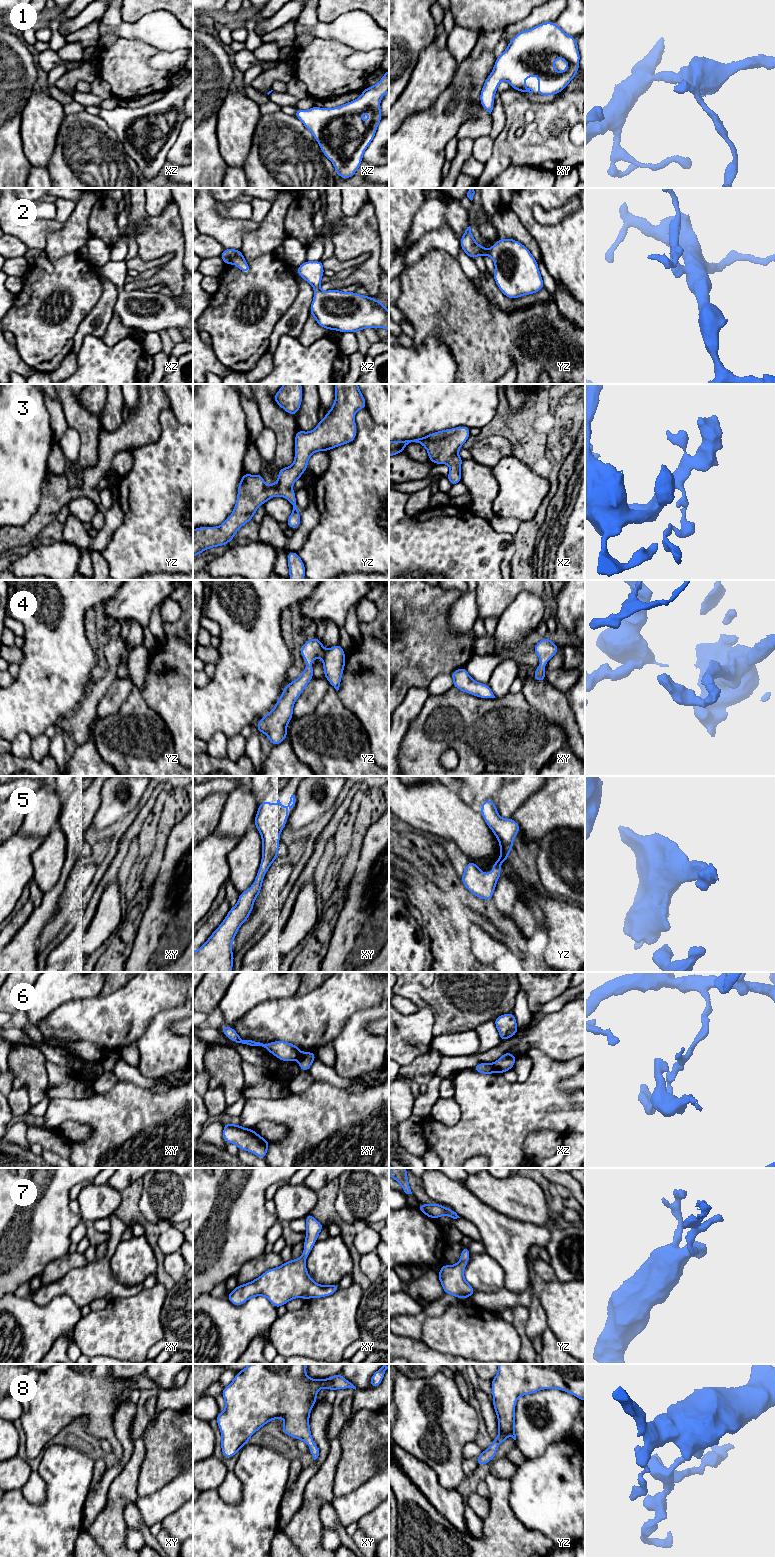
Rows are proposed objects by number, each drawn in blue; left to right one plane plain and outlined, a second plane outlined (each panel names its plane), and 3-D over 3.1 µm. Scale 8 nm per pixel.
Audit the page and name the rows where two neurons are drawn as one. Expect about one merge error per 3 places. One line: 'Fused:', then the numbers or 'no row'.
Fused: 6

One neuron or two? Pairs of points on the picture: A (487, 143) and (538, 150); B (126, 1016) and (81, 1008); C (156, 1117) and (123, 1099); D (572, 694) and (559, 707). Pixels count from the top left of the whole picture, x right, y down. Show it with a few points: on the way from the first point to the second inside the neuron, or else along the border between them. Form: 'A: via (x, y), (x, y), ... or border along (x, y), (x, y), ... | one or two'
A: border along (494, 140), (492, 154), (485, 163) | two
B: via (115, 1016), (92, 1016) | one
C: via (148, 1117), (141, 1117), (131, 1107) | one
D: border along (564, 693), (574, 718) | two

